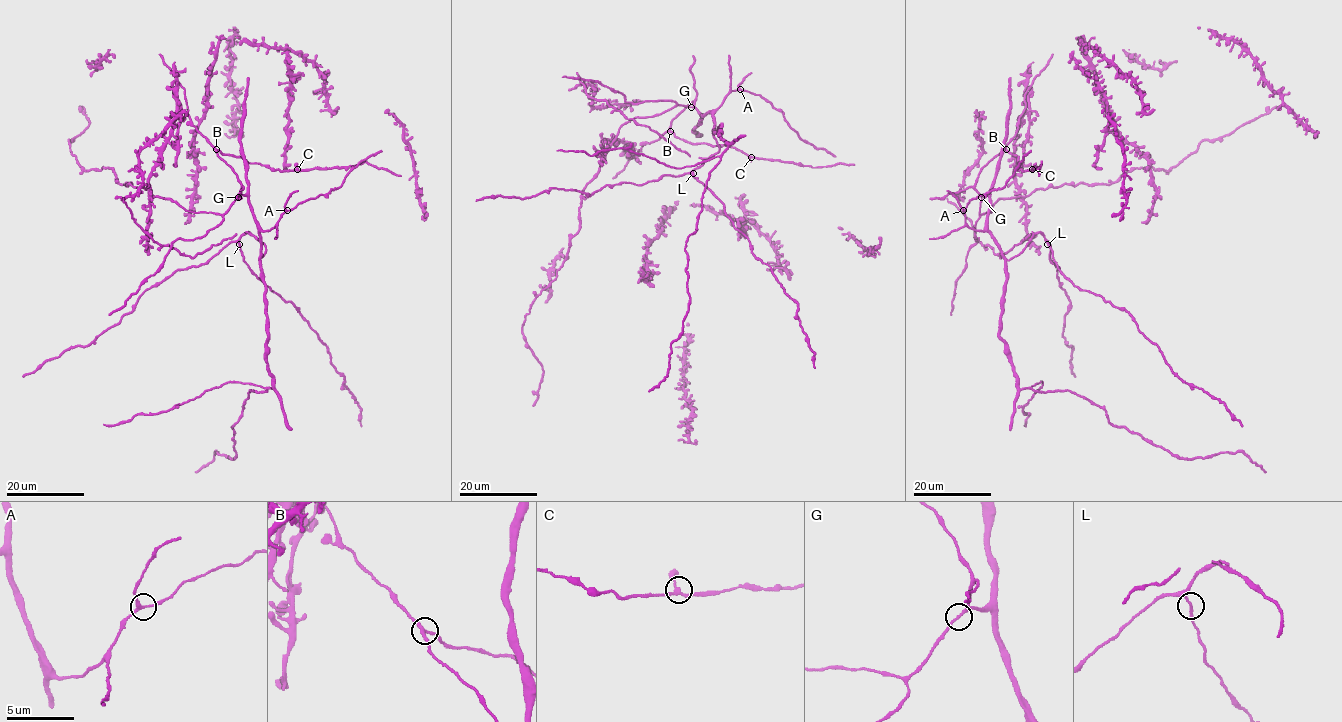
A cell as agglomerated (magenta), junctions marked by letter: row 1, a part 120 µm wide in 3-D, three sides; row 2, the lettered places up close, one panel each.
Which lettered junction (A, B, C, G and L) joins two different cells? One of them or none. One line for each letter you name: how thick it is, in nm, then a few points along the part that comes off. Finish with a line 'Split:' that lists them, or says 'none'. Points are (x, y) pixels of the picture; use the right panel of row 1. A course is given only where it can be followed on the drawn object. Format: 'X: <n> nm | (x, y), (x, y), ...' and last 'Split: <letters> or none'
Split: none

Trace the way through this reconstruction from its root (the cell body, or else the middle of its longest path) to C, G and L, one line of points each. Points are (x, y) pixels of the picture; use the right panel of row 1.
C: (1002, 154), (993, 187), (980, 194), (974, 187), (979, 173), (1004, 150), (1018, 157), (1020, 170), (1032, 169)
G: (1002, 154), (993, 187), (981, 197)
L: (1002, 154), (989, 197), (988, 232), (1008, 260), (1016, 256), (1039, 232), (1047, 244)

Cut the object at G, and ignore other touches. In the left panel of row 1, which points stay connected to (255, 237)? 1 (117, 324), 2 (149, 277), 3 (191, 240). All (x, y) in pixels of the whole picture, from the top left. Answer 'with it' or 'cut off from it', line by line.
1: with it
2: cut off from it
3: cut off from it

